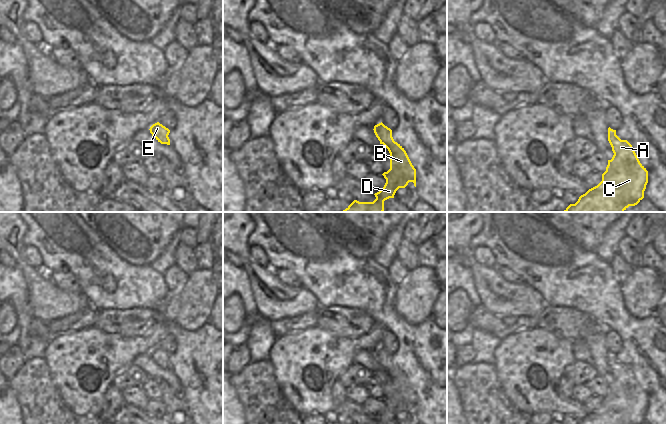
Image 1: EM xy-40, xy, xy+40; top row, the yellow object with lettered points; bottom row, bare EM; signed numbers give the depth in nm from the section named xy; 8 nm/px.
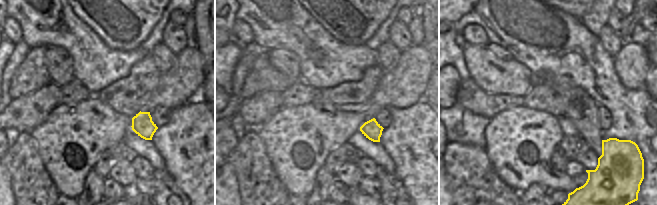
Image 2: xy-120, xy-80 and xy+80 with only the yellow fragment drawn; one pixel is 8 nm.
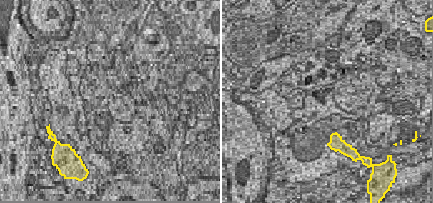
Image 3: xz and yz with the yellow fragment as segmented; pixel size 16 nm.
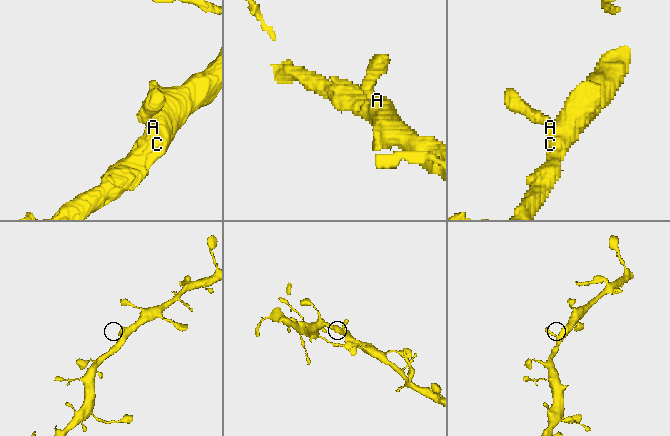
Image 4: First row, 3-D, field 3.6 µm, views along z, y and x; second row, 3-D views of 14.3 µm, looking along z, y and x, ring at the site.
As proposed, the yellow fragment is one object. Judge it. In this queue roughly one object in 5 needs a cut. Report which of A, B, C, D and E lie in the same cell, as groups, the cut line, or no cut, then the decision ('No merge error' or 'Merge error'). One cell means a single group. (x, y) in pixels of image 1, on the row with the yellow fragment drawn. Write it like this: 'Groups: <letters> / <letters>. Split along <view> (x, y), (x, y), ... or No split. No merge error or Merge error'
Groups: A B C D E. No split. No merge error

